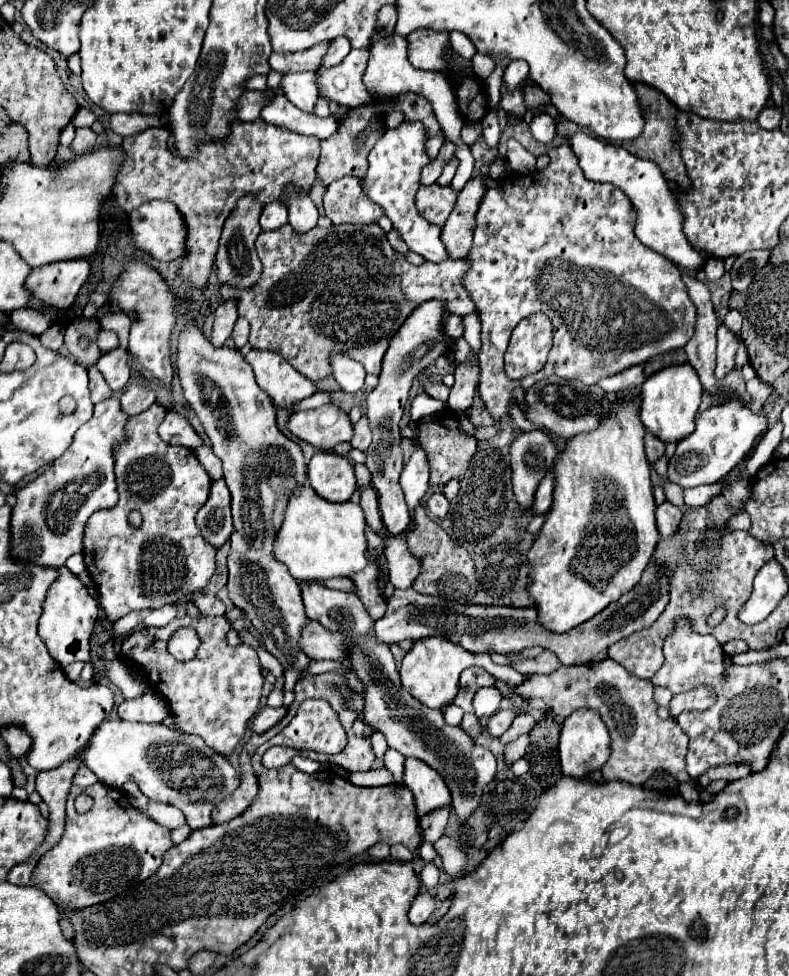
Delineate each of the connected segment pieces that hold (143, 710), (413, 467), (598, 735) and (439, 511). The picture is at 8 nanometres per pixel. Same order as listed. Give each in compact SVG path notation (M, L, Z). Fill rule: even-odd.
M147 690L147 694L143 694L139 700L119 704L117 714L121 720L129 722L163 720L169 714L169 706L165 704L165 698L161 698L161 694L155 694L155 690Z
M415 446L413 456L405 464L399 482L401 482L403 494L405 494L407 510L413 516L415 508L421 504L421 500L425 498L425 494L429 490L429 482L427 482L427 458L425 458L421 446Z
M577 710L575 714L571 714L565 720L563 730L561 730L561 738L559 738L559 758L561 758L563 776L585 780L593 772L601 770L603 764L611 756L609 742L611 742L609 732L607 732L603 720L599 718L599 714L595 714L595 710Z
M435 492L435 494L431 494L431 498L427 500L427 506L429 506L429 510L431 510L433 516L445 518L445 514L447 514L447 510L449 510L449 500L445 498L443 492Z

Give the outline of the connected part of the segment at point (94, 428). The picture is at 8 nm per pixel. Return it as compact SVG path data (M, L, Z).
M111 396L95 404L95 412L73 438L67 452L49 470L17 490L17 504L11 514L11 554L17 560L61 568L73 554L83 552L83 528L87 518L101 508L117 502L111 448L123 440L127 416L121 412L119 398Z

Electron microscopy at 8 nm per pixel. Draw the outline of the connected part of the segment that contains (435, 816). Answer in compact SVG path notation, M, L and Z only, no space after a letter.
M443 806L443 808L435 808L431 812L427 812L425 816L421 816L421 828L423 828L423 840L427 842L437 842L437 838L443 834L447 820L449 820L451 808Z

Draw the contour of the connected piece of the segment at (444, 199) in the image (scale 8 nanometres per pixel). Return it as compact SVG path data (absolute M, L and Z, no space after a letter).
M421 186L417 190L415 206L417 212L431 224L435 226L445 226L451 210L457 204L457 194L459 190L453 190L453 186Z

